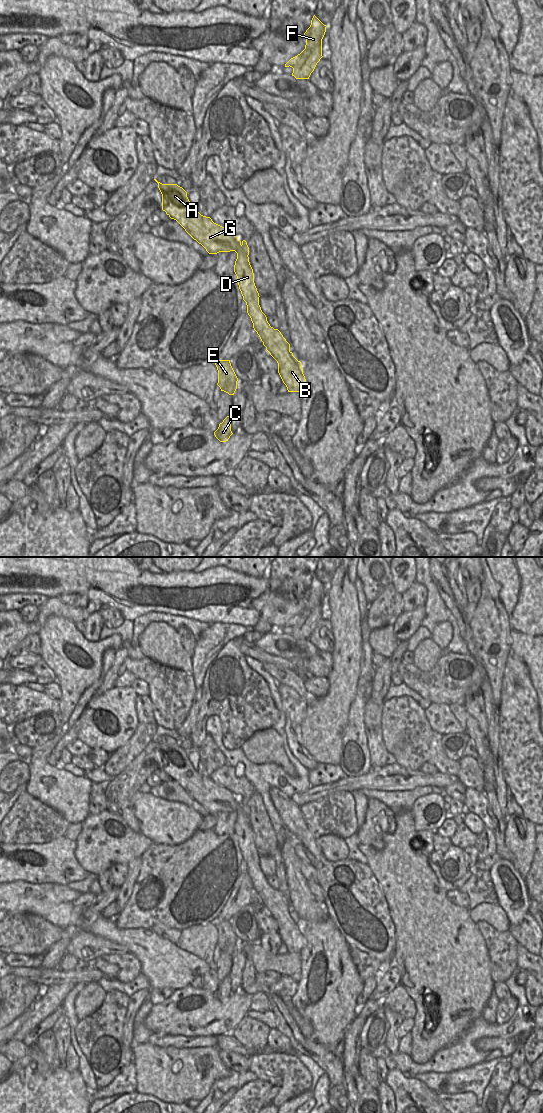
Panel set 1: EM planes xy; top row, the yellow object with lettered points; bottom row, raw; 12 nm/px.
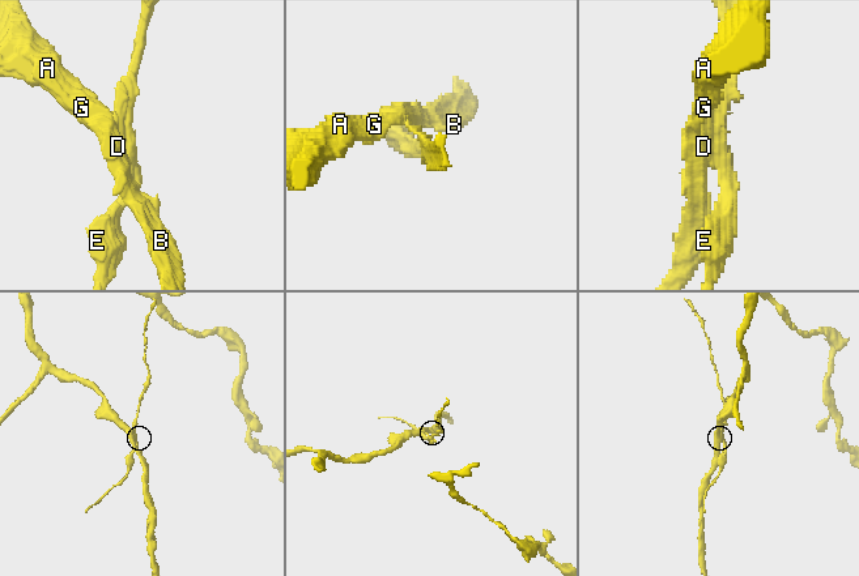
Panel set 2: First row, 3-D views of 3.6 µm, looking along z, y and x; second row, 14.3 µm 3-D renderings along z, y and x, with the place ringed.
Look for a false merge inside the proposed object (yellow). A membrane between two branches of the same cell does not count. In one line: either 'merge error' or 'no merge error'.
merge error

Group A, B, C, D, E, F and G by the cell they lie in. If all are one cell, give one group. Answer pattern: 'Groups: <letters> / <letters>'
Groups: A B D G / C E F.

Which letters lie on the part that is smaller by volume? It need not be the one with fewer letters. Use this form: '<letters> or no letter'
C, E, F.

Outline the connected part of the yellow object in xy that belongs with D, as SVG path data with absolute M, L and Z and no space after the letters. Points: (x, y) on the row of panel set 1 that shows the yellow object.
M156 179L154 180L158 183L158 188L162 194L162 210L165 211L166 214L171 219L176 220L194 240L196 240L206 249L206 251L209 254L217 254L219 252L230 252L230 251L235 251L237 253L237 259L234 265L234 272L238 279L238 285L241 294L243 296L243 300L246 302L247 313L251 318L251 321L253 323L253 328L259 335L261 341L263 342L263 345L266 347L266 350L277 361L278 373L283 383L286 385L288 392L300 393L300 391L306 384L306 379L303 374L302 364L293 356L293 353L290 351L290 344L286 341L281 332L278 329L274 329L273 327L270 326L270 324L267 321L266 315L261 310L261 307L259 305L260 296L254 283L253 269L250 265L249 257L246 255L245 251L243 250L241 241L230 230L214 223L210 217L203 216L197 210L195 210L187 197L187 192L182 187L178 186L177 184L162 184L158 182Z

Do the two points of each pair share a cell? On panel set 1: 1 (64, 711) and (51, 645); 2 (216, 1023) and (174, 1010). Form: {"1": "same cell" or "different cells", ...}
{"1": "same cell", "2": "same cell"}

